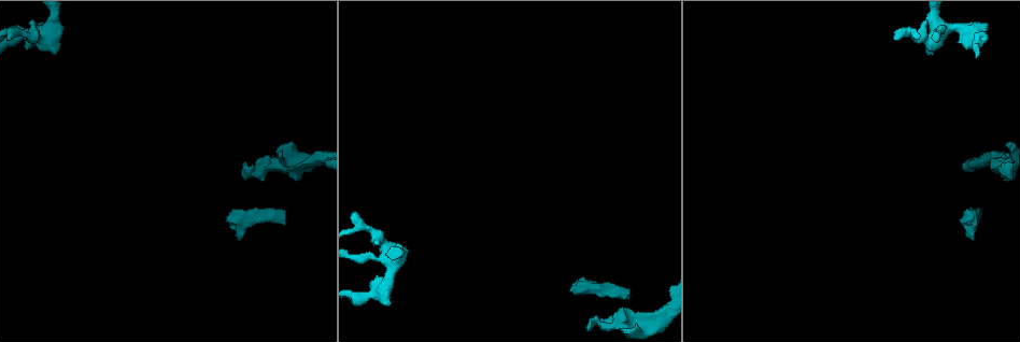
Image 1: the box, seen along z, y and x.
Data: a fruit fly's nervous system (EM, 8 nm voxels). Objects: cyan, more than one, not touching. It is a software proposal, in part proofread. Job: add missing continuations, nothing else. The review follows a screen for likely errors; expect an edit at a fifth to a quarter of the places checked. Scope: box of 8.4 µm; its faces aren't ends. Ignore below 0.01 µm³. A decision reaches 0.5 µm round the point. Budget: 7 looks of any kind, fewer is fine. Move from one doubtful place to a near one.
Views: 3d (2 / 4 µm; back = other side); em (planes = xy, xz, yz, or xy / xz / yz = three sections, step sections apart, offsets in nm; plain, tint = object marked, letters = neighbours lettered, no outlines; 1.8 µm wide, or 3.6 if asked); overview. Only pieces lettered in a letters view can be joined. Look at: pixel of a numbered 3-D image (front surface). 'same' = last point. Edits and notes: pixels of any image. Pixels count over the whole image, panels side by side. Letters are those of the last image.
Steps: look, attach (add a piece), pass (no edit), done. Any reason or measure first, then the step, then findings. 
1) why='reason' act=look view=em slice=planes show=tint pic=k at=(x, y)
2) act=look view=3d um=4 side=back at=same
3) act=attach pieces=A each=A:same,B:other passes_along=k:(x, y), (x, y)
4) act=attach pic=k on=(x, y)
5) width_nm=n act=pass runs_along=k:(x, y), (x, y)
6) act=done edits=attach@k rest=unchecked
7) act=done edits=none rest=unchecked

why='branch stops here' act=look view=em slice=planes show=letters pic=1 at=(290, 145)

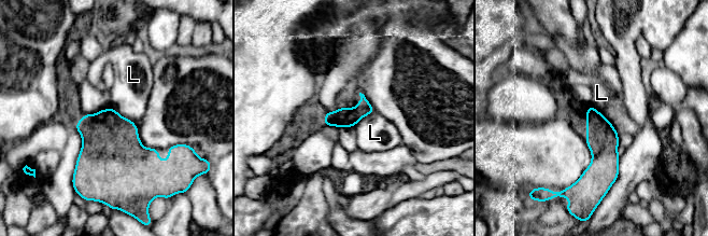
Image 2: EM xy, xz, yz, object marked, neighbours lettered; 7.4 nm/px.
longest_contact=L:240nm act=pass each=L:other border=2:(110, 106), (136, 125) found='no lettered piece goes on from it'

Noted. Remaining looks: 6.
act=look view=3d um=2 pic=1 at=(626, 295)

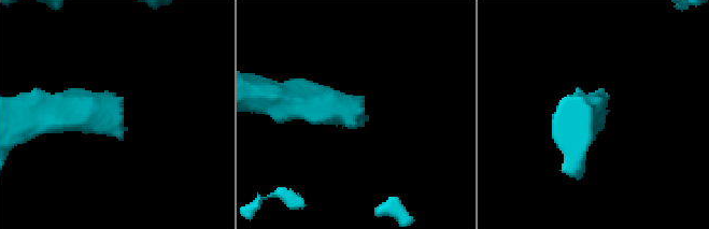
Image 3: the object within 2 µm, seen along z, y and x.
act=look view=em um=3.6 slice=xz step=16 show=tint pic=3 at=(362, 112)

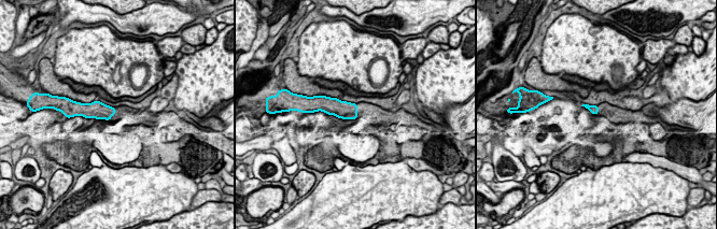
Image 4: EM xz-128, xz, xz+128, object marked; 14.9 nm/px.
act=look view=em um=3.6 slice=planes show=letters at=same

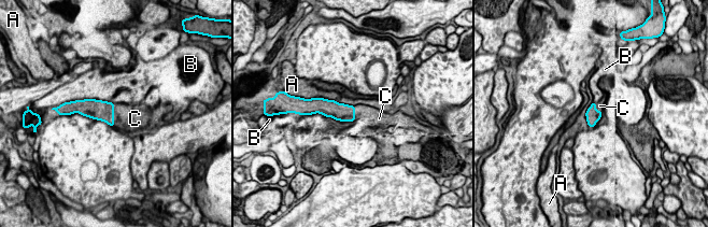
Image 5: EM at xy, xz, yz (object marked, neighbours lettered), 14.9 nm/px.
longest_contact=B:550nm act=attach pieces=C each=A:other,B:other,C:same passes_along=5:(99, 110), (113, 115), (129, 119) found='the neuron continues'

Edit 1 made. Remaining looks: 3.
act=look view=overview

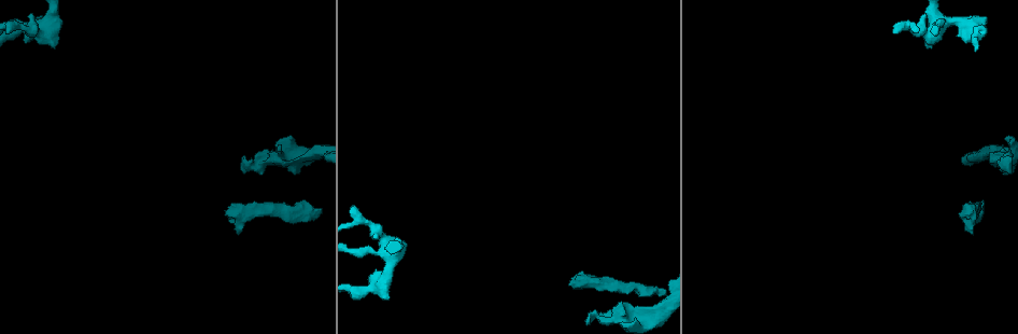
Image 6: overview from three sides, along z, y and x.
why='free end' act=look view=3d um=4 pic=6 at=(926, 43)

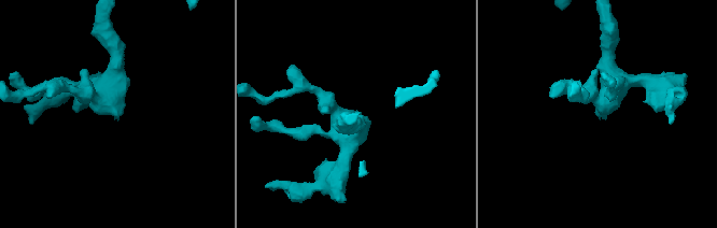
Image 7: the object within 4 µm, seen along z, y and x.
why='need the tissue' act=look view=em slice=planes show=letters pic=7 at=(601, 116)

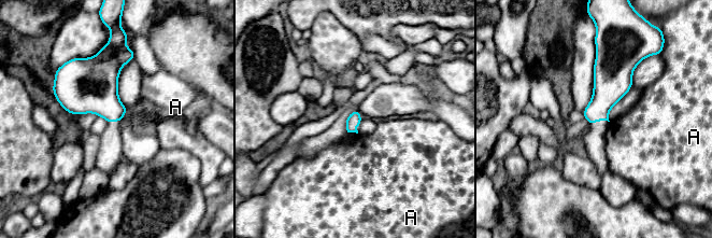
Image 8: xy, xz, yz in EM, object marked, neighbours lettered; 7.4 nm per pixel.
act=pass each=A:other border=8:(642, 60), (634, 70), (631, 85) found='none of them fits'

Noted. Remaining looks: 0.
act=done edits=attach@5 rest=unchecked

